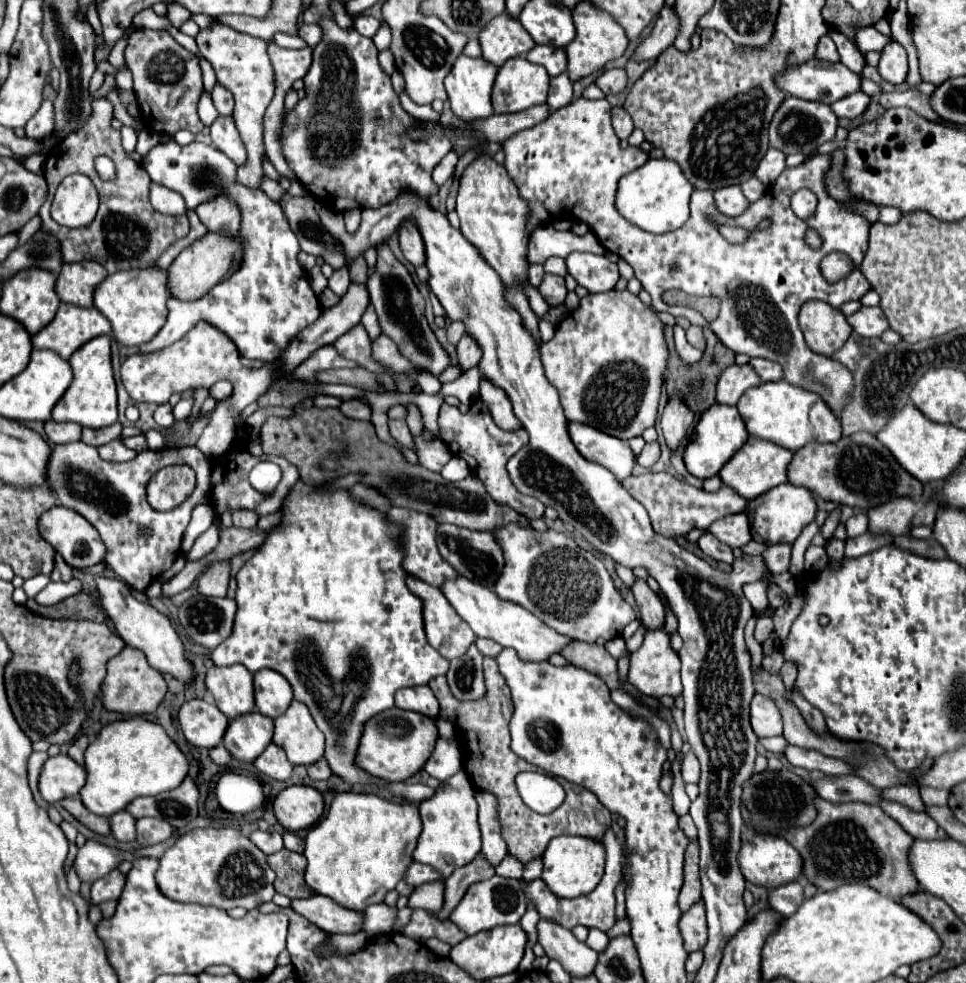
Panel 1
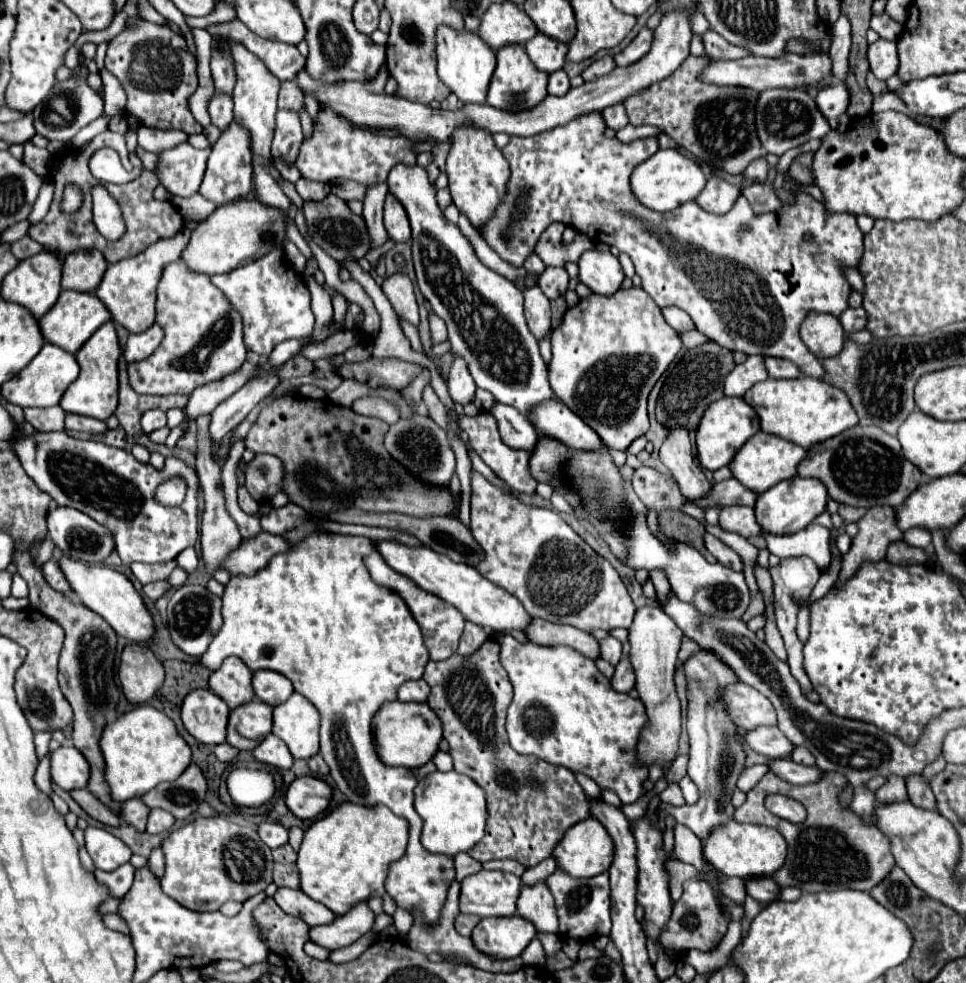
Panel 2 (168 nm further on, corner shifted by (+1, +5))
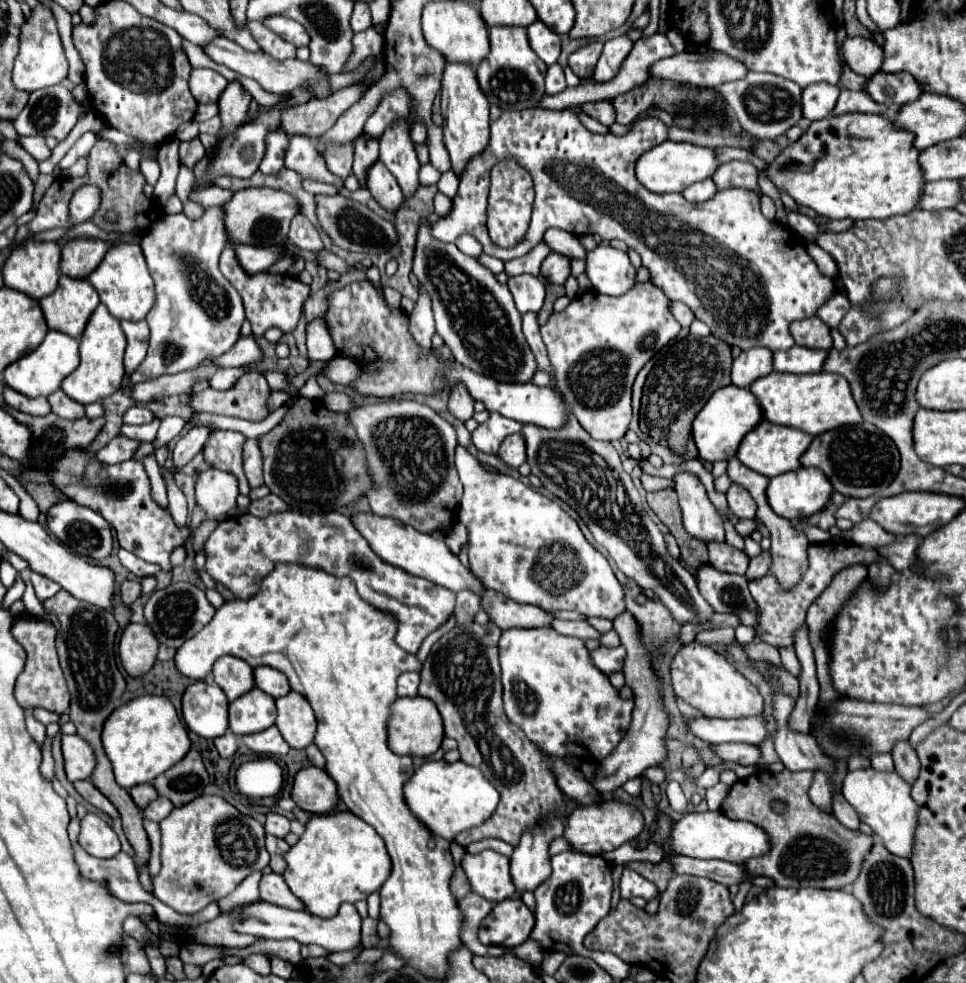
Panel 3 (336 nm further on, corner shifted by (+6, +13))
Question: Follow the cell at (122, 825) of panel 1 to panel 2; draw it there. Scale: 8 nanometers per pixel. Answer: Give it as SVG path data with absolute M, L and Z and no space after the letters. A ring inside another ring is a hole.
M135 798L135 800L131 800L131 802L123 802L123 806L121 806L121 810L119 810L119 816L121 816L127 824L135 826L139 832L145 832L147 814L149 814L149 808L143 806L143 802L141 802L139 798Z

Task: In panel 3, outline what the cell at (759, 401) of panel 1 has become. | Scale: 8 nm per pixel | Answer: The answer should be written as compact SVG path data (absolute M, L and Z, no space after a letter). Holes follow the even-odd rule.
M772 372L768 376L758 378L750 386L750 390L758 398L768 422L806 430L812 436L834 430L838 426L862 422L860 410L858 410L854 398L852 398L852 392L850 392L850 384L846 382L844 376L838 376L838 374L830 374L830 372L816 372L816 374Z

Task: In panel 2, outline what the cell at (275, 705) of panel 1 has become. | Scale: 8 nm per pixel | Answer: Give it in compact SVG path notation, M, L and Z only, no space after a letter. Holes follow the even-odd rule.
M259 670L253 674L253 692L265 704L279 706L293 694L293 686L289 678L285 678L279 672Z

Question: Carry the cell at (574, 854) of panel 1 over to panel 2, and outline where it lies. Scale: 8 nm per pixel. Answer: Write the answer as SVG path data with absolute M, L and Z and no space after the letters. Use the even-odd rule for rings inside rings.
M587 818L567 830L567 834L553 848L553 858L557 862L557 868L567 872L571 878L593 878L609 870L613 860L613 842L597 818Z

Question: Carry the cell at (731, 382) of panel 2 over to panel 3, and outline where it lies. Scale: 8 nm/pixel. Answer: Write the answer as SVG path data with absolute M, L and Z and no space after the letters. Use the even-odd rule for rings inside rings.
M750 348L742 352L732 364L732 384L748 388L756 378L772 372L772 350Z

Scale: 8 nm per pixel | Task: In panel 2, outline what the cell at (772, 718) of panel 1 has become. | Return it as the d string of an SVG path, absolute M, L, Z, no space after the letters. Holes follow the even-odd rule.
M743 682L729 686L723 700L727 700L731 718L735 718L739 728L755 730L757 726L777 726L777 714L771 702Z

